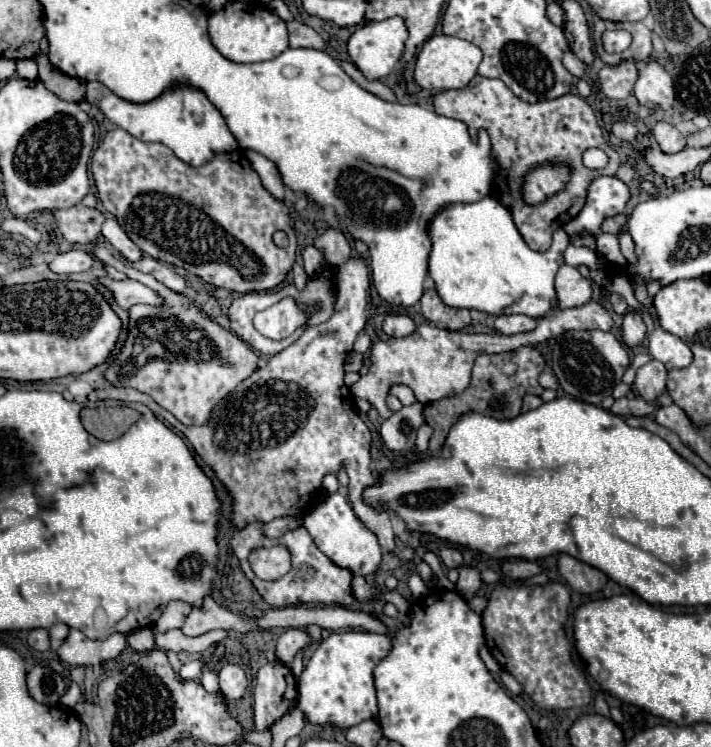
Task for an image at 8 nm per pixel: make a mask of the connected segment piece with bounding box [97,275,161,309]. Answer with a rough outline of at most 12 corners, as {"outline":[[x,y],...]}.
{"outline":[[97,281],[113,293],[121,309],[135,303],[161,305],[157,293],[131,281]]}

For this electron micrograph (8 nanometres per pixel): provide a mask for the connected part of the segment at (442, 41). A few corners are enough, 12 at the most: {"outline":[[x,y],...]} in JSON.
{"outline":[[465,39],[425,41],[415,81],[461,89],[477,75],[481,49]]}

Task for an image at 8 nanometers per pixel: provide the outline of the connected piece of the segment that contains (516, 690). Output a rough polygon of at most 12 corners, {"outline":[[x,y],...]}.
{"outline":[[507,671],[501,673],[501,681],[505,687],[519,695],[523,693],[523,685],[509,675]]}

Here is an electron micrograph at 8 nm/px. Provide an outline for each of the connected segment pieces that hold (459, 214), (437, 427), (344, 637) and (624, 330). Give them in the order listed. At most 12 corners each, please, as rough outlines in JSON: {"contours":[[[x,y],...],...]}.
{"contours":[[[493,197],[429,223],[449,307],[541,317],[569,235],[527,247]],[[537,347],[479,355],[469,387],[425,405],[439,455],[465,413],[513,419],[541,395]],[[365,631],[323,639],[297,677],[315,725],[377,719],[373,669],[391,639]],[[627,313],[621,339],[629,349],[643,345],[645,323],[639,313]]]}

